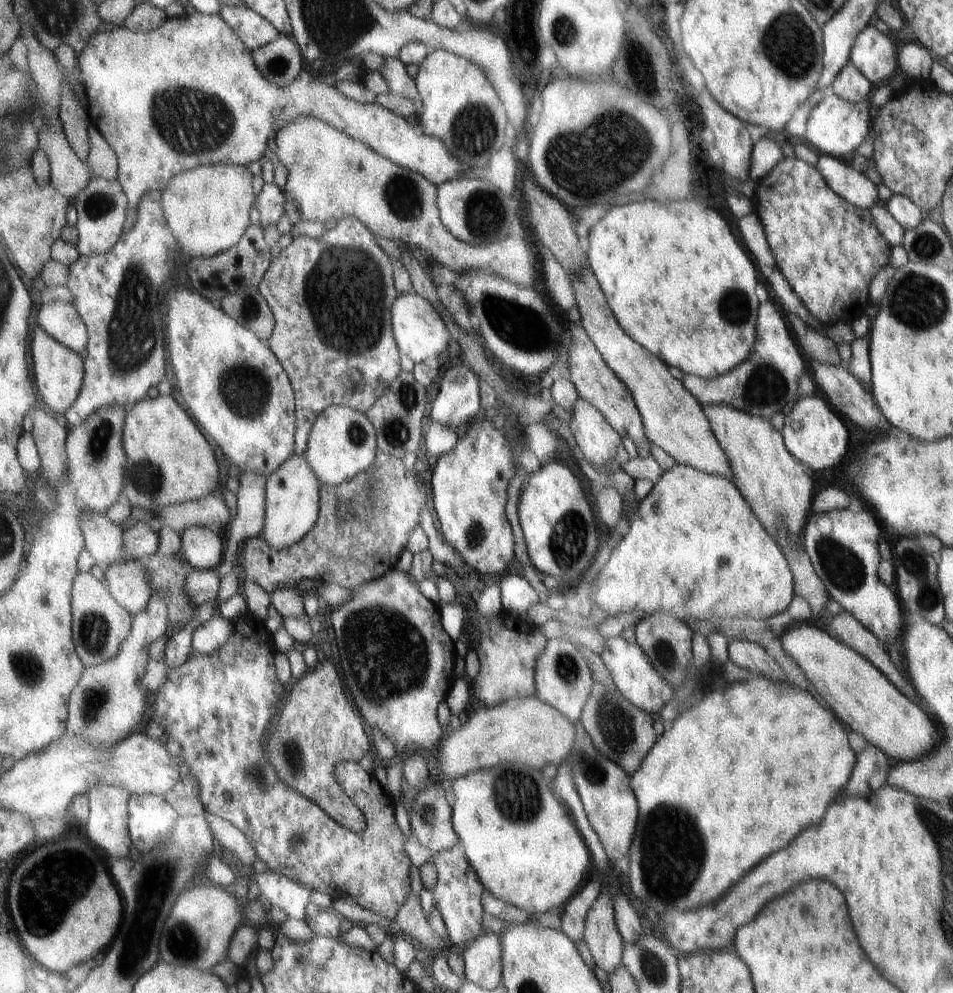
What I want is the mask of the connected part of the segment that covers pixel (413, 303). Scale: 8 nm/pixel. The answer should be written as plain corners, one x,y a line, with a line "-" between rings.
415,292
401,293
393,305
393,330
401,352
407,355
414,364
424,363
425,360
436,358
452,344
452,334
446,326
444,318
432,304

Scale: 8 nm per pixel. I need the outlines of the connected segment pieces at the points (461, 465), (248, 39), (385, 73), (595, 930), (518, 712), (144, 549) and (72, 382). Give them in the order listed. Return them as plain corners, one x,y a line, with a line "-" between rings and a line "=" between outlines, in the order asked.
483,415
482,421
469,426
467,435
460,440
451,454
439,458
434,470
432,480
434,502
445,539
470,567
482,575
492,574
502,578
516,558
516,534
507,514
509,489
518,474
520,458
530,450
529,442
524,439
523,433
518,440
512,440
506,434
506,430
498,428
492,418
=
226,4
221,15
233,26
238,36
250,51
255,51
272,44
281,37
282,32
270,19
260,14
253,7
=
387,58
386,65
381,70
381,75
387,81
391,91
406,96
412,100
422,101
417,79
412,79
408,74
407,64
398,58
=
600,895
588,914
586,941
596,965
608,974
624,964
626,942
619,929
615,896
=
539,697
511,699
497,706
484,706
470,714
467,724
460,730
448,729
446,736
438,746
441,771
453,782
468,774
479,772
484,768
502,765
504,762
526,762
538,768
546,768
548,764
562,766
572,755
577,742
577,727
564,714
543,702
=
138,522
125,532
125,542
129,554
125,560
122,560
122,563
128,560
146,563
150,556
156,554
160,548
160,534
150,524
=
38,326
34,332
34,358
38,388
43,399
54,411
66,415
81,398
87,375
86,363
80,354
52,338
42,326

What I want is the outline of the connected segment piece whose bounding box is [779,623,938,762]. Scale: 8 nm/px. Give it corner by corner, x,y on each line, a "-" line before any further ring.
802,623
784,631
779,640
784,652
796,662
808,682
814,685
815,694
824,698
839,721
862,734
886,756
901,762
914,762
936,748
937,730
932,717
906,698
880,669
846,646
833,633

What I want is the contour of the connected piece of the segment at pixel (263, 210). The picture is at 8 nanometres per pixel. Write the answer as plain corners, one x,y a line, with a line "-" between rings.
267,179
261,195
257,198
258,211
261,215
260,226
266,230
271,225
277,225
280,218
286,213
286,202
284,189

